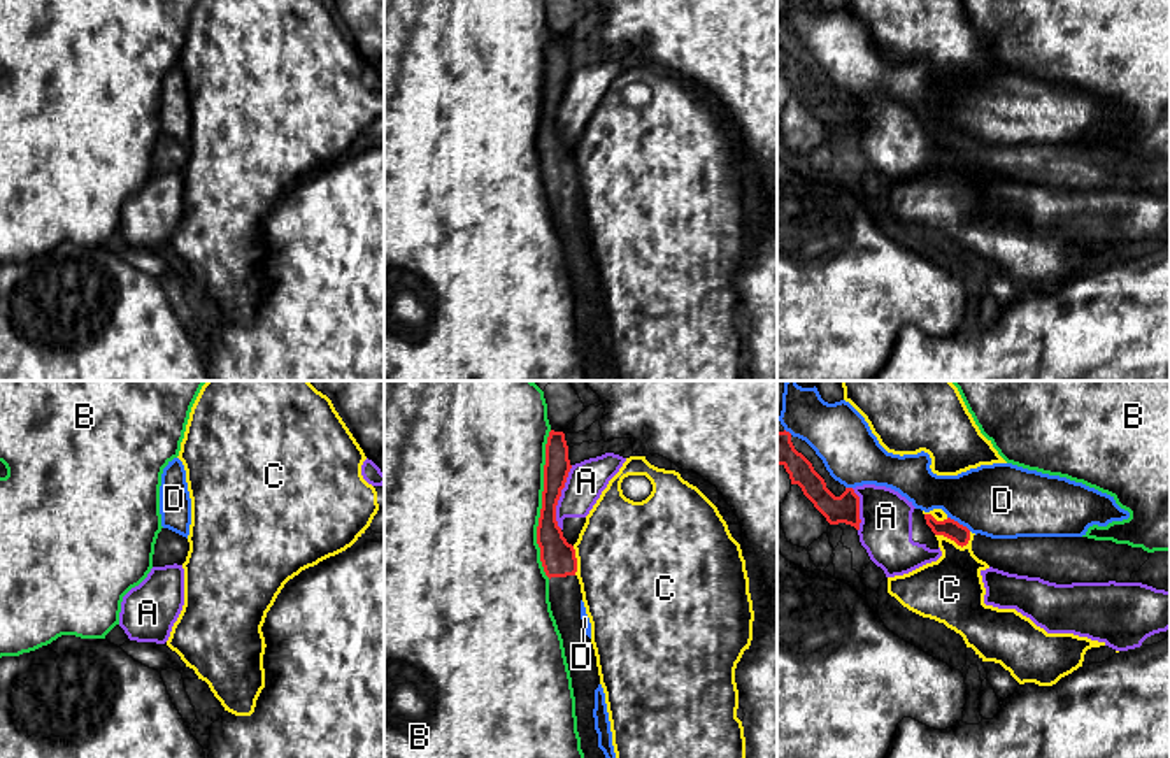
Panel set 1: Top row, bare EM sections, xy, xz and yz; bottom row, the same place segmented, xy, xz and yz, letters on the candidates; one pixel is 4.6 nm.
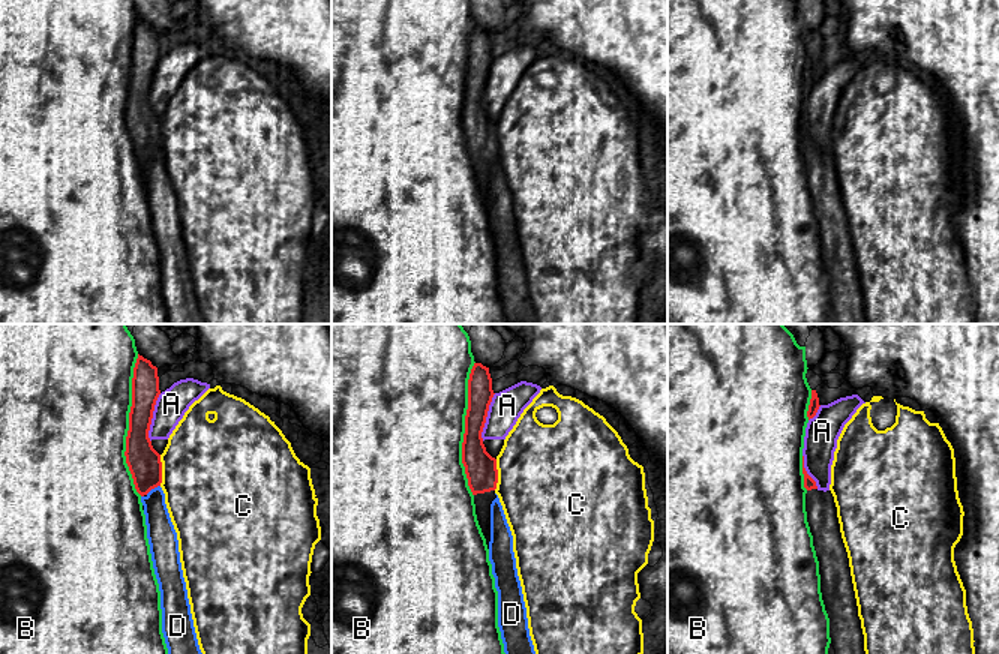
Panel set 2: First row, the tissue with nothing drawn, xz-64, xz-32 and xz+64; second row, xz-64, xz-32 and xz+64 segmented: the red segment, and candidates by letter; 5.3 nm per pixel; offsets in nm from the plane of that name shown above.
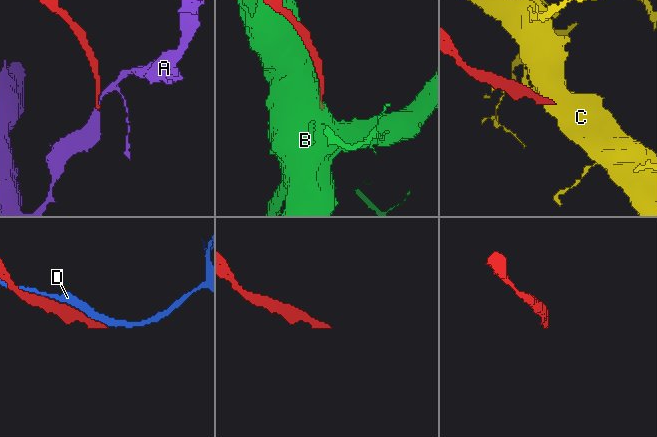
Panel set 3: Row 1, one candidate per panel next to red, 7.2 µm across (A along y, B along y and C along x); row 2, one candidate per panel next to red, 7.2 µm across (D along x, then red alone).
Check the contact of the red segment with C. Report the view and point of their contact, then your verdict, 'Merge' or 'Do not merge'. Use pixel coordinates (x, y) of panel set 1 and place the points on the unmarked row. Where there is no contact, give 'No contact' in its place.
Touches red at yz (953, 146). Do not merge

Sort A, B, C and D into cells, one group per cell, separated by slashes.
A / B / C / D

